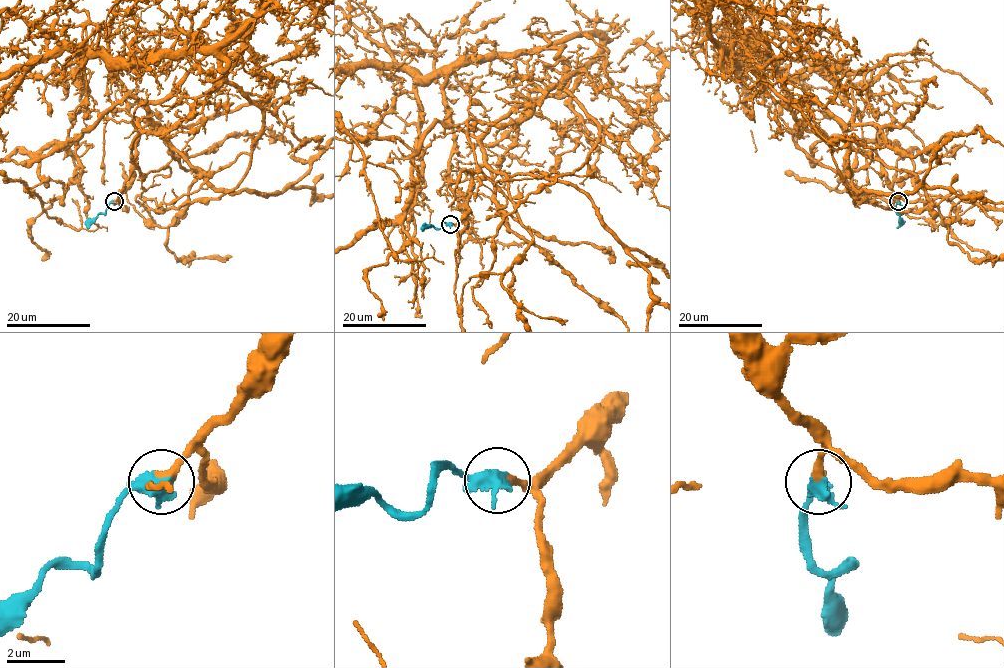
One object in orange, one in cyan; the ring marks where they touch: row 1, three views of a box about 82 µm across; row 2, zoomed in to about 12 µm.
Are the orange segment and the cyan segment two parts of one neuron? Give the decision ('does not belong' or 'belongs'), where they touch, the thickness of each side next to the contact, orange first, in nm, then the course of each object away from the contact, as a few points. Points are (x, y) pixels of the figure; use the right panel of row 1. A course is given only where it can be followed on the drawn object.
belongs; at (898, 201); 360 nm thick on the orange side, 420 nm on the other; cyan runs (898, 201), (898, 214), (902, 214), (897, 228)

